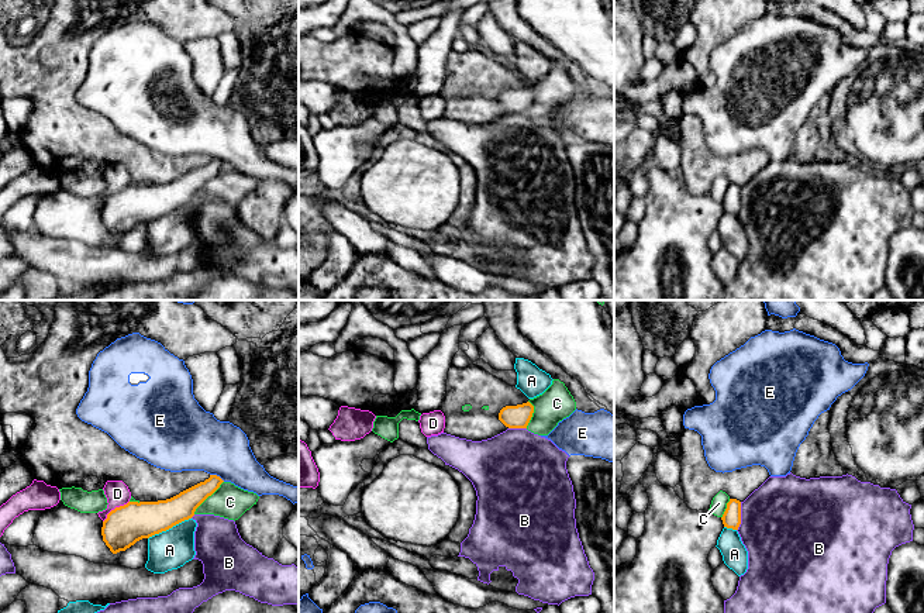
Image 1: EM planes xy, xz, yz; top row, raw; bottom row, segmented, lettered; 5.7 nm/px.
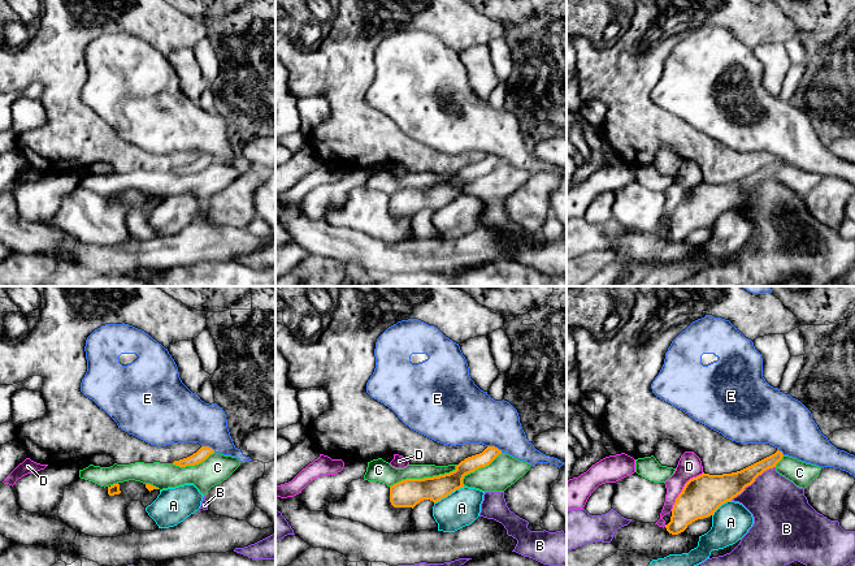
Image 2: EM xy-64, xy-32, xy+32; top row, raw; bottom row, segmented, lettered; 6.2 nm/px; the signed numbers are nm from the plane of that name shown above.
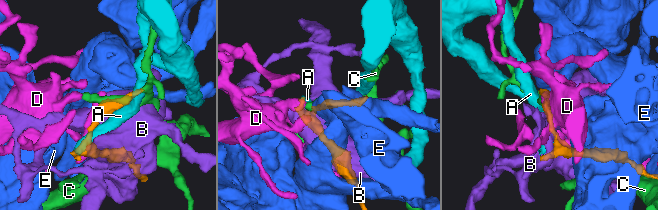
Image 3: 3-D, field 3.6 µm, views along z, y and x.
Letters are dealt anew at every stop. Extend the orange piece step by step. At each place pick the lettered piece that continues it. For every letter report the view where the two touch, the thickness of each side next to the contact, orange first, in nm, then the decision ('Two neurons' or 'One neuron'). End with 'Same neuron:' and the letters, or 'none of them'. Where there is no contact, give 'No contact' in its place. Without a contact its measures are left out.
A: Touches orange in xy. Thickness 220 nm (orange) against 220 nm. Two neurons
B: Touches orange in yz. Thickness 110 nm (orange) against 480 nm. Two neurons
C: Touches orange in xy. Thickness 160 nm (orange) against 190 nm. Two neurons
D: Touches orange in xy. Thickness 220 nm (orange) against 140 nm. Two neurons
E: Touches orange in xy. Thickness 140 nm (orange) against 360 nm. Two neurons
Same neuron: none of them

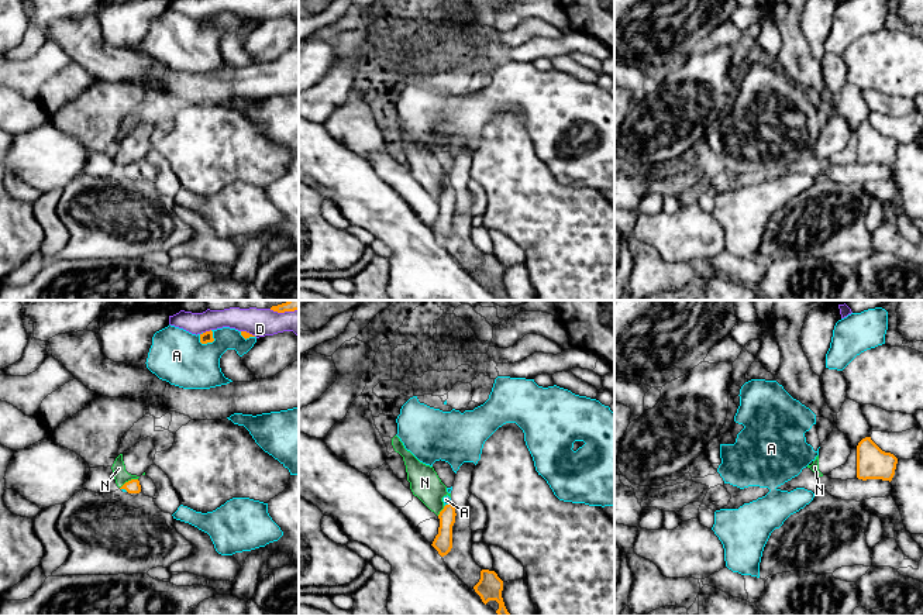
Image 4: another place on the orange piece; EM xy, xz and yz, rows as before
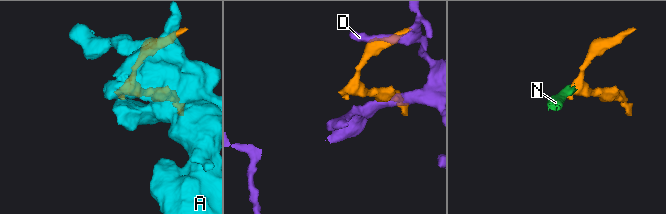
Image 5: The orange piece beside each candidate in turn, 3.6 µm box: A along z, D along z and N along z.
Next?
A: Touches orange in xy. Thickness 70 nm (orange) against 300 nm. One neuron
D: Touches orange in xy. Thickness 70 nm (orange) against 130 nm. Two neurons
N: Touches orange in xy. Thickness 80 nm (orange) against 80 nm. Two neurons
Same neuron: A

